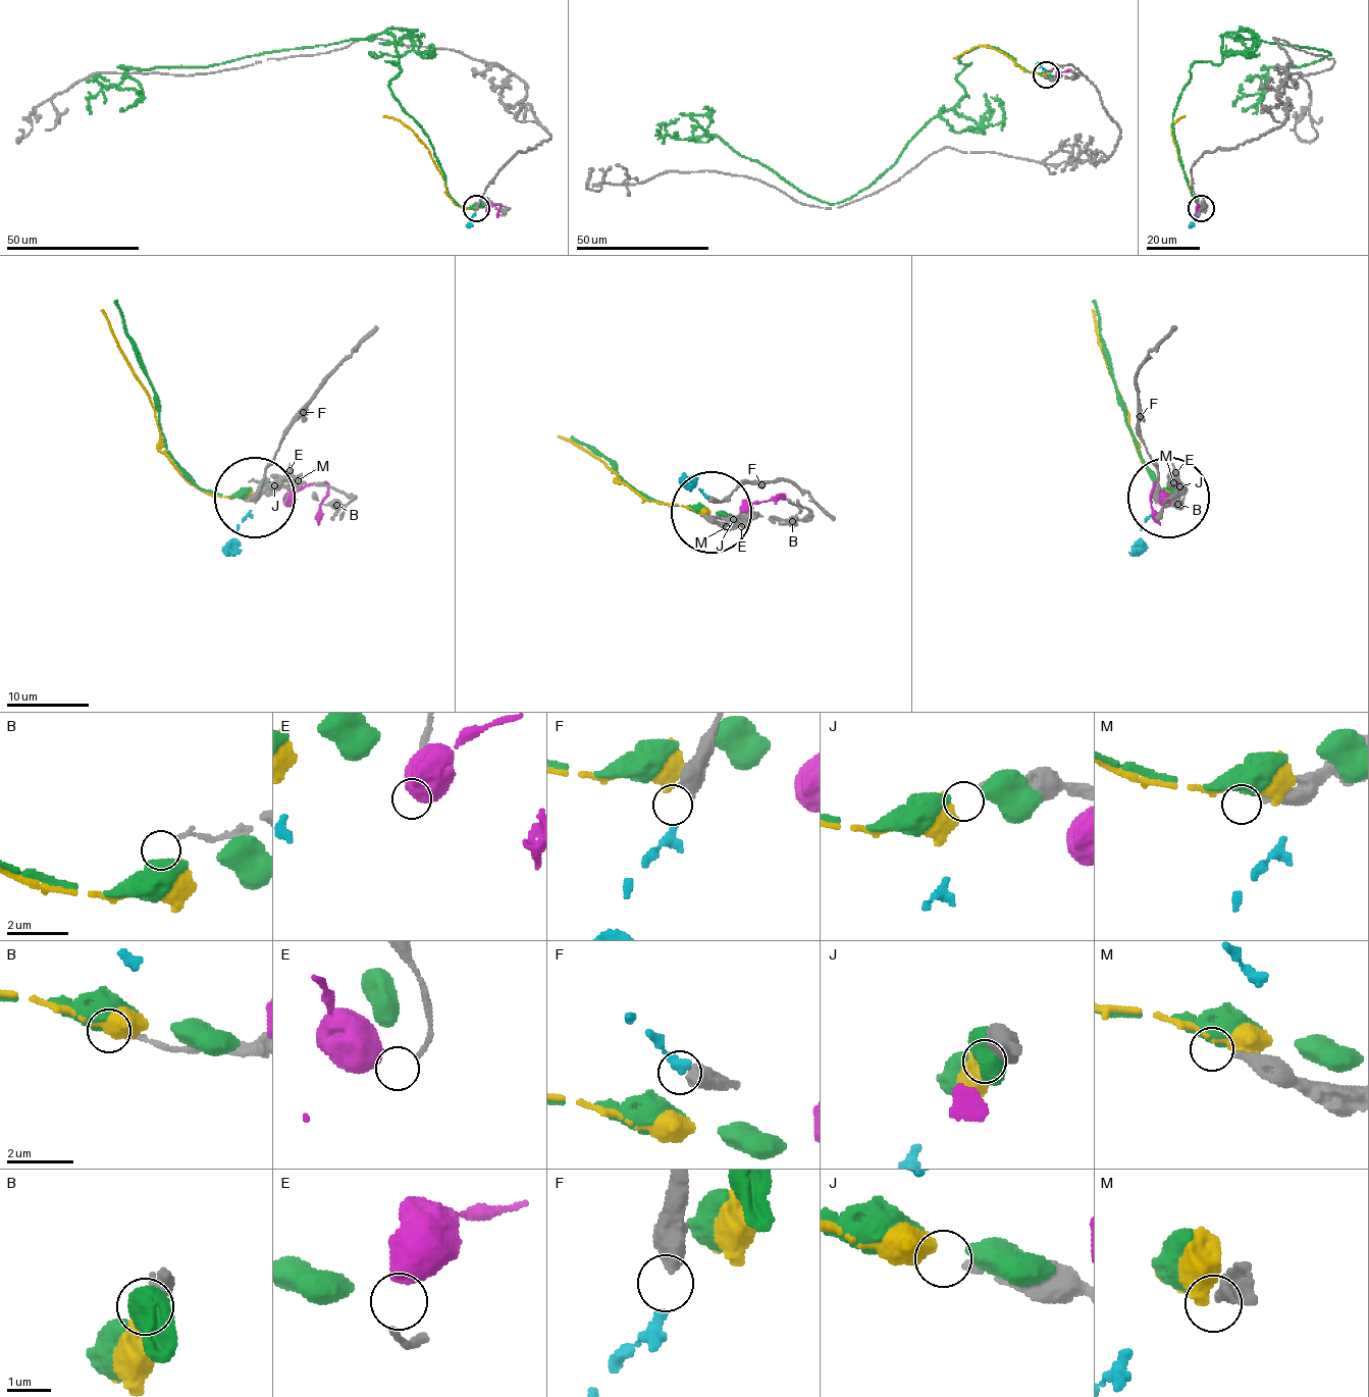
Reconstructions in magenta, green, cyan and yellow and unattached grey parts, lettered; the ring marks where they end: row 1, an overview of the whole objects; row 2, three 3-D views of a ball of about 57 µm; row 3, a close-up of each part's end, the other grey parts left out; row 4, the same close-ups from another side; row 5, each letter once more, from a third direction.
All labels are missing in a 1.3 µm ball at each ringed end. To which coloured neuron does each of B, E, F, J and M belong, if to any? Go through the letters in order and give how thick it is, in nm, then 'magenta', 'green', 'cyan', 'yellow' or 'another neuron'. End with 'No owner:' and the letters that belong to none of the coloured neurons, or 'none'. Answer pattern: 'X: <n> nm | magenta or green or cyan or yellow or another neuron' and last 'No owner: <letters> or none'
B: 100 nm | another neuron
E: 100 nm | magenta
F: 600 nm | cyan
J: 150 nm | yellow
M: 360 nm | another neuron
No owner: B, M

